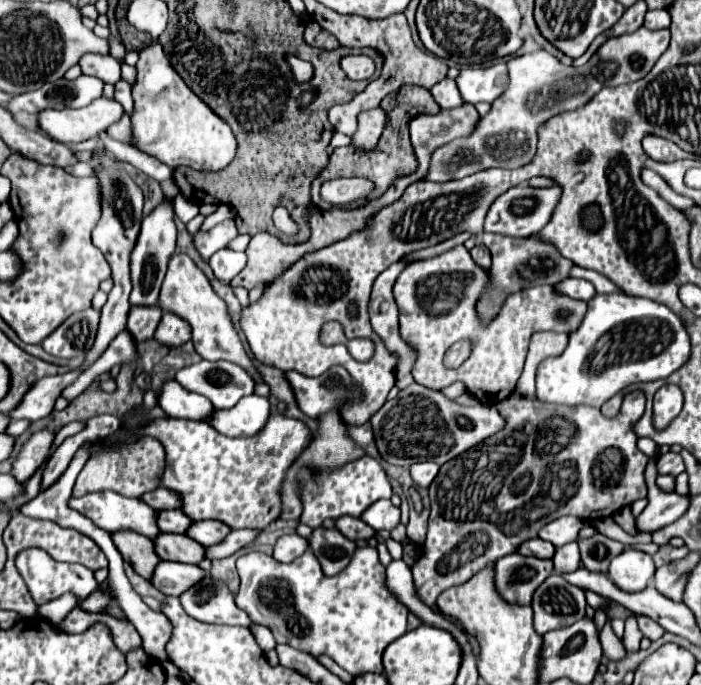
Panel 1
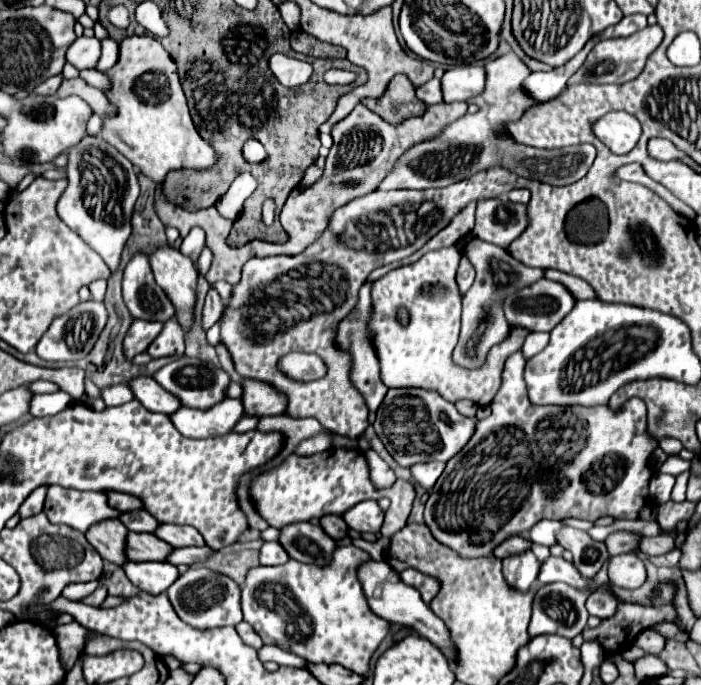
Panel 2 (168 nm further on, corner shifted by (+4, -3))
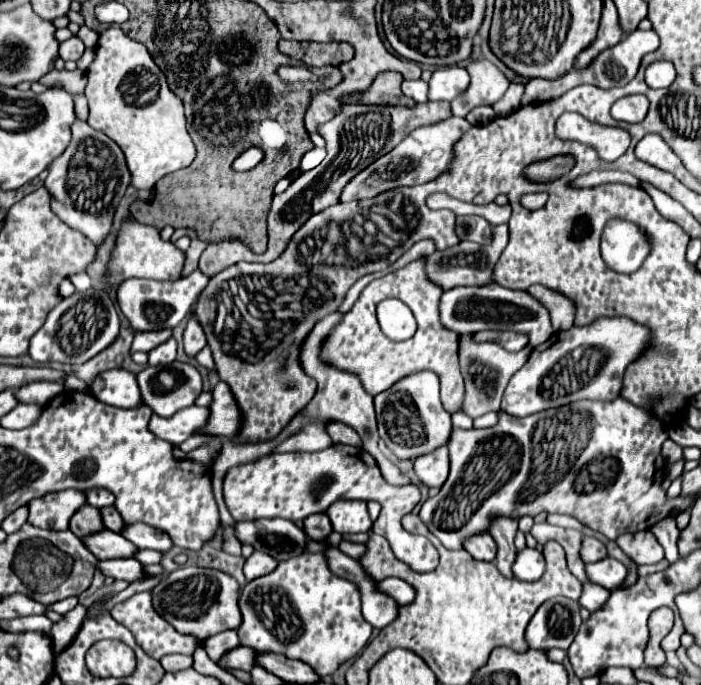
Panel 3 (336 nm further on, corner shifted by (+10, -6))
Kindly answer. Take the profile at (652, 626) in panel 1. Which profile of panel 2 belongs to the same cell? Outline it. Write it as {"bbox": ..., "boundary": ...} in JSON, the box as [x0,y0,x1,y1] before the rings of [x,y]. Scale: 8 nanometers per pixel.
{"bbox":[636,630,666,654],"boundary":[[[644,630],[636,642],[636,646],[640,646],[646,654],[660,654],[664,650],[664,644],[666,644],[666,638],[658,632],[652,632],[652,630]]]}

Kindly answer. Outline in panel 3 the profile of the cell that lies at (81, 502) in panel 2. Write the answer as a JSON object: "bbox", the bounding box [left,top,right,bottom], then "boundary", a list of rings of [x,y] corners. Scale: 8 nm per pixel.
{"bbox":[28,489,86,531],"boundary":[[[68,489],[68,491],[58,491],[56,495],[44,495],[28,503],[28,509],[30,509],[28,523],[40,529],[64,531],[68,529],[72,515],[82,505],[86,505],[86,495],[80,491]]]}

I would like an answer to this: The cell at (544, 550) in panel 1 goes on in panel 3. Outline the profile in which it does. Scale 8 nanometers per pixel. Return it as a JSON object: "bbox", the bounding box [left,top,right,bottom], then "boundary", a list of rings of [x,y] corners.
{"bbox":[464,535,496,561],"boundary":[[[476,535],[476,539],[468,539],[468,543],[464,543],[464,549],[480,561],[494,561],[496,559],[496,541],[492,539],[492,535]]]}

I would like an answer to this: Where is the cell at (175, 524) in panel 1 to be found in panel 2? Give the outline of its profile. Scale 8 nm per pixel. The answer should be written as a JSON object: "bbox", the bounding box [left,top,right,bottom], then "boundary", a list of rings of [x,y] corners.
{"bbox":[118,510,158,532],"boundary":[[[146,510],[122,512],[118,520],[122,520],[122,524],[126,524],[126,528],[132,532],[154,532],[158,526],[158,520],[154,520],[154,516],[150,516]]]}

